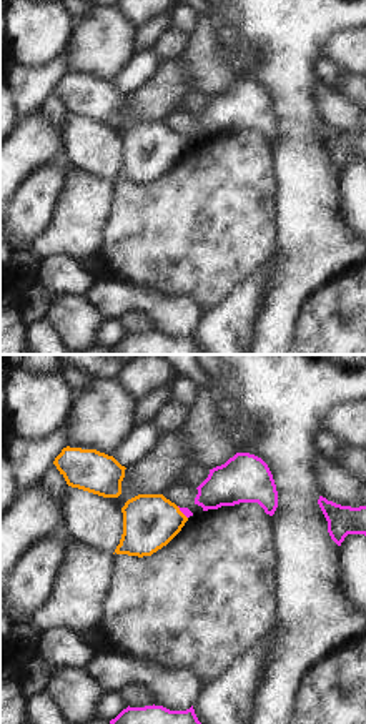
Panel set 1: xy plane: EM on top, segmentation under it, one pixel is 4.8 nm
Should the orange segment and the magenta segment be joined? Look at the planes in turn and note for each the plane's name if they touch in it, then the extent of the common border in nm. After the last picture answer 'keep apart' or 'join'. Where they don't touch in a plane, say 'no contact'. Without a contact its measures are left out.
contact in xy; length 80 nm

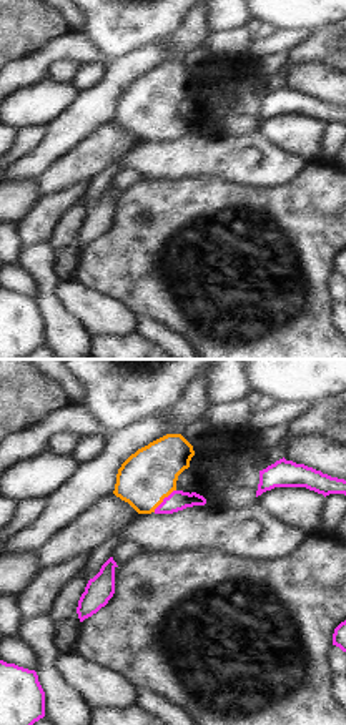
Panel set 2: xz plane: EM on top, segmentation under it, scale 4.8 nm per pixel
contact in xz; length 160 nm

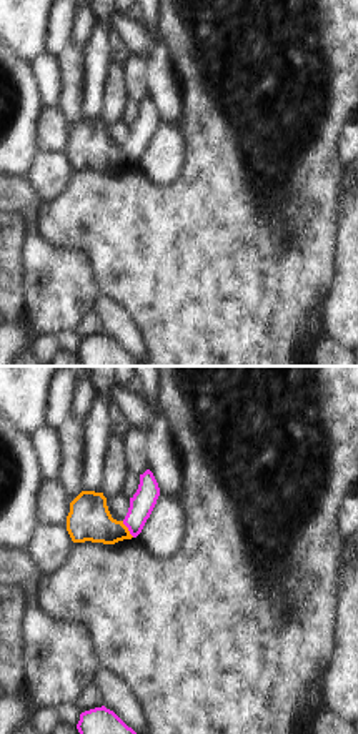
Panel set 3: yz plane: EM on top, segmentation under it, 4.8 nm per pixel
contact in yz; length 100 nm

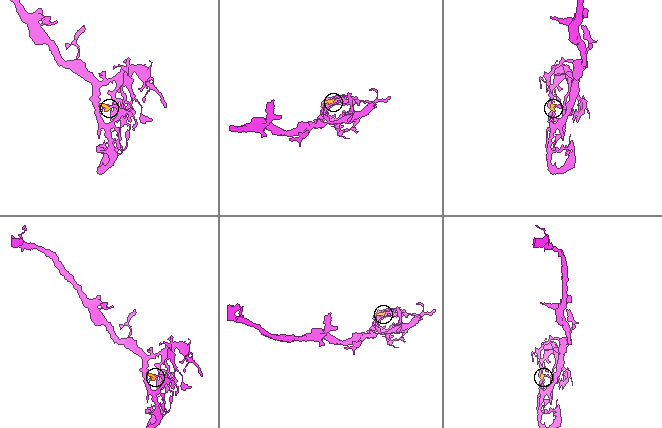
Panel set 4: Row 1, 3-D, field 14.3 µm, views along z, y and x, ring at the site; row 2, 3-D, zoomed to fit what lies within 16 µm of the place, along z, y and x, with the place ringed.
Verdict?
join

